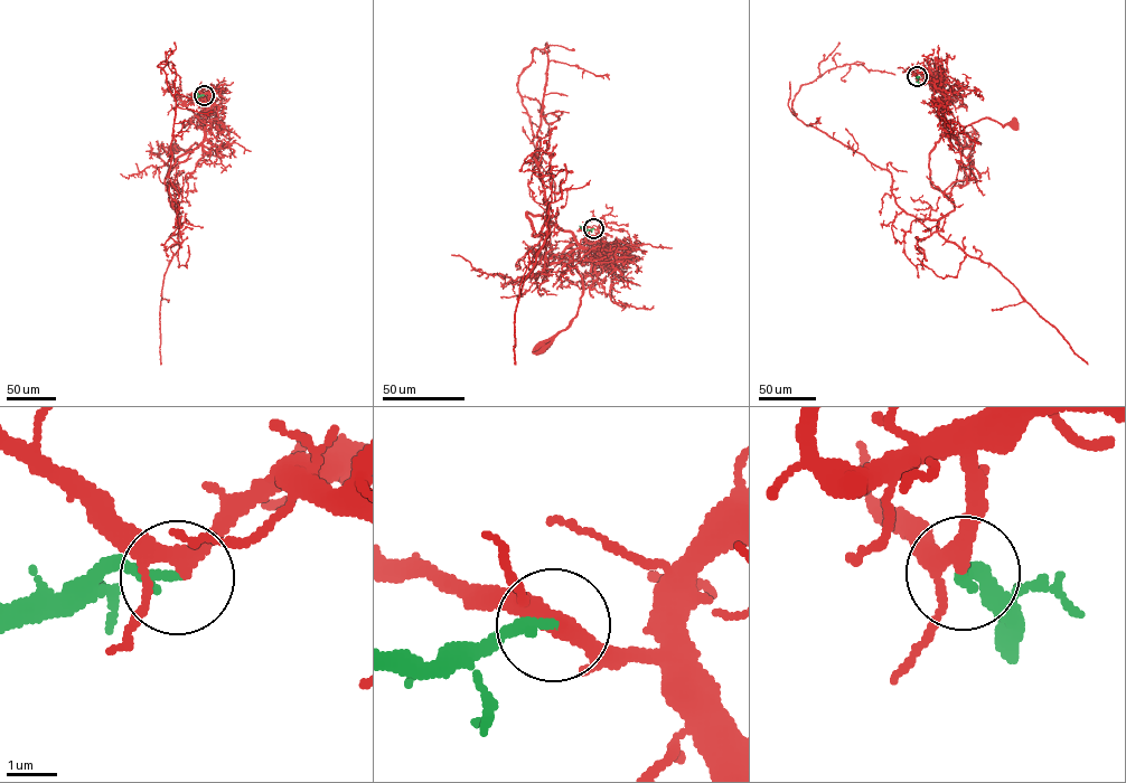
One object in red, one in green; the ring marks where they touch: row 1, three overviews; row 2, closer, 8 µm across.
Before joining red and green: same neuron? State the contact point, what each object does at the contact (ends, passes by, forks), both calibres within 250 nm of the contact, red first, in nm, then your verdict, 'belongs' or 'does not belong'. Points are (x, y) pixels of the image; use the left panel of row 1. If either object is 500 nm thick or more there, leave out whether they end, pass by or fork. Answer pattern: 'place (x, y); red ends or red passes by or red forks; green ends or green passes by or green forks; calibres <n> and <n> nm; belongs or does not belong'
place (204, 95); red forks; green ends; calibres 260 and 240 nm; belongs

